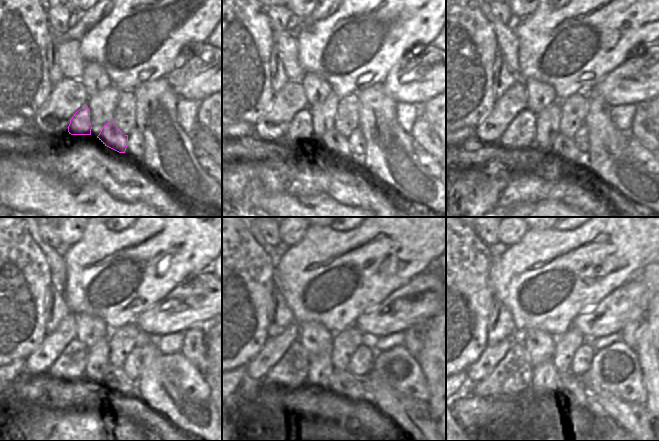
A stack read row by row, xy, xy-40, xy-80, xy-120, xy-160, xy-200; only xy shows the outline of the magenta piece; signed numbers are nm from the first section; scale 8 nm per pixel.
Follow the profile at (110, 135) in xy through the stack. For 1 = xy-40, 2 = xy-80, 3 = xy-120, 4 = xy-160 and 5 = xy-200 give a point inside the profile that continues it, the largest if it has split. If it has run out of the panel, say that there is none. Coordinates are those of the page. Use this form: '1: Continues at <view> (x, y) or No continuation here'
1: Continues at xy-40 (335, 143)
2: Continues at xy-80 (563, 147)
3: Continues at xy-120 (115, 376)
4: Continues at xy-160 (339, 376)
5: Continues at xy-200 (566, 378).

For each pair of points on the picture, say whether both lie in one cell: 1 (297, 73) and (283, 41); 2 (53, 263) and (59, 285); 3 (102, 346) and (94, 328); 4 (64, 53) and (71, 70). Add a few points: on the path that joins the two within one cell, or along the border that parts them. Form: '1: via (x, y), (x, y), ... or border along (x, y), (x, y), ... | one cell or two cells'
1: via (291, 65), (288, 49) | one cell
2: via (57, 268), (58, 280) | one cell
3: border along (107, 337), (101, 338), (88, 349) | two cells
4: via (68, 57), (71, 61), (71, 66) | one cell

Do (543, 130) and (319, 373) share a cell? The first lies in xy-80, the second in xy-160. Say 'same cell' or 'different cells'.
same cell

